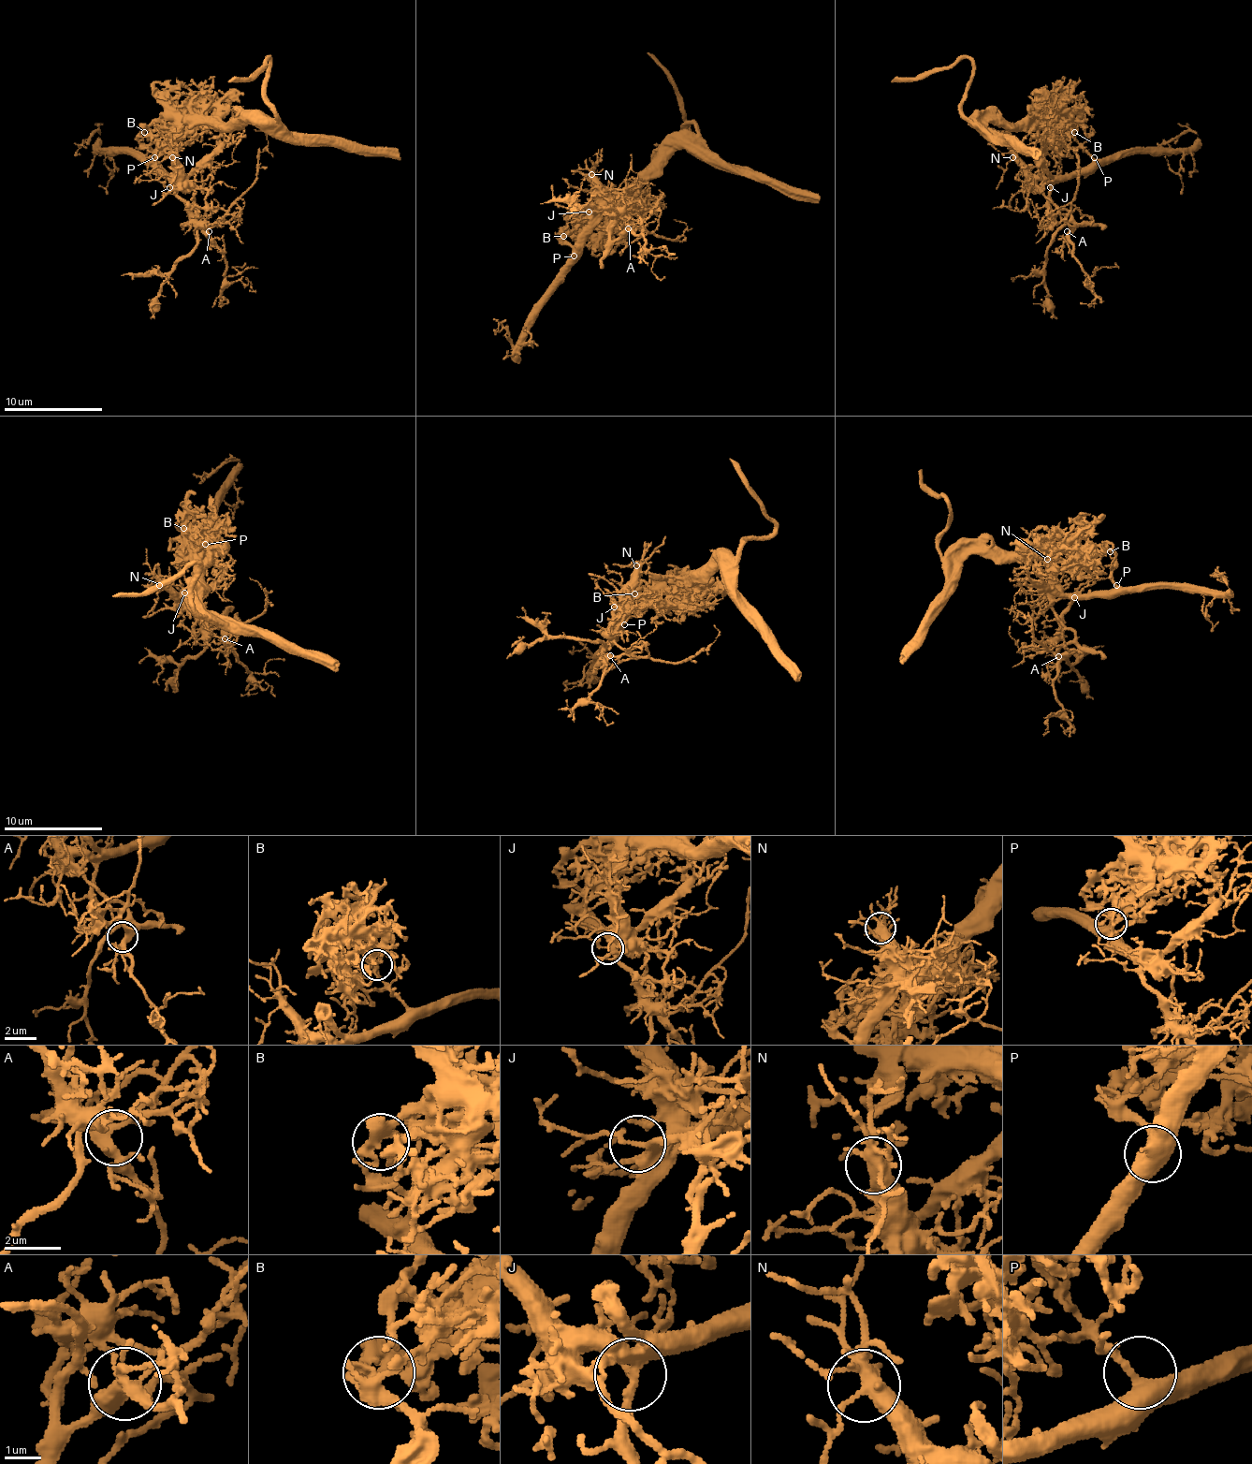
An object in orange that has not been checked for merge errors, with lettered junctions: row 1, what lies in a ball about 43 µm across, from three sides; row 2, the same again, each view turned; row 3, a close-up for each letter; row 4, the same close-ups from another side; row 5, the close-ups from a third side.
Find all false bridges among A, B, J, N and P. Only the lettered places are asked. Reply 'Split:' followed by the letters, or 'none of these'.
Split: B

